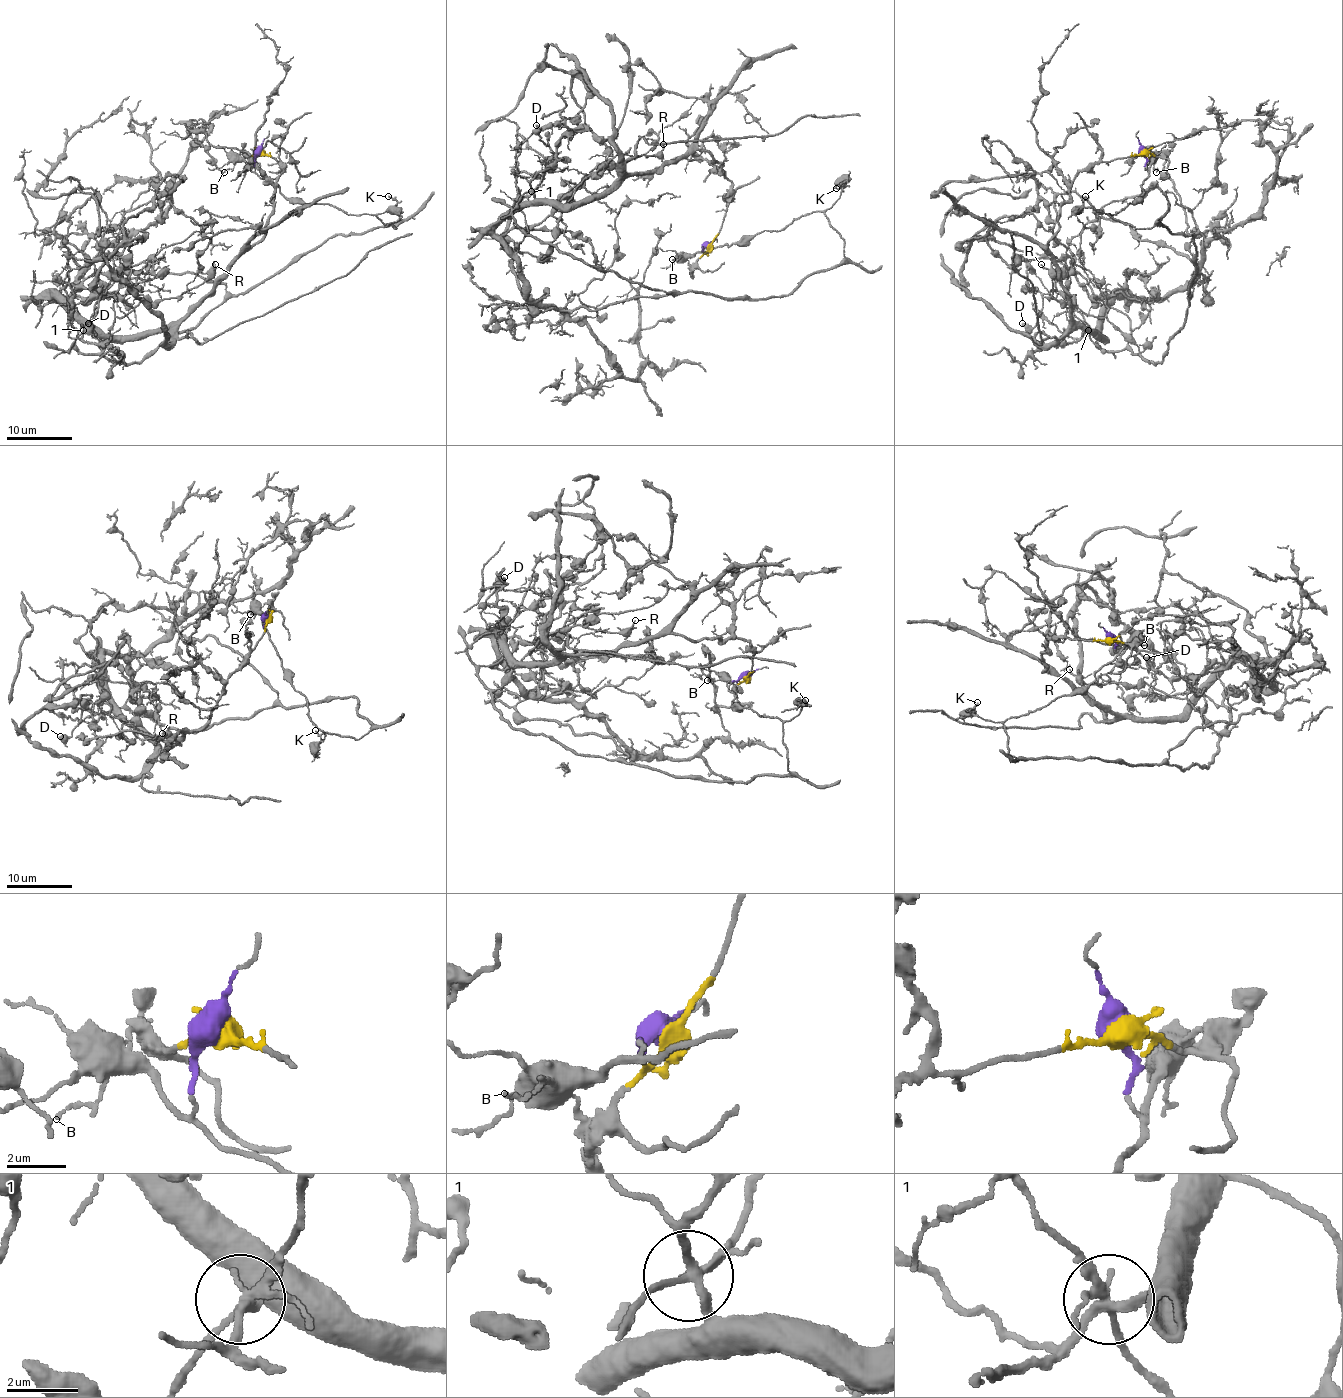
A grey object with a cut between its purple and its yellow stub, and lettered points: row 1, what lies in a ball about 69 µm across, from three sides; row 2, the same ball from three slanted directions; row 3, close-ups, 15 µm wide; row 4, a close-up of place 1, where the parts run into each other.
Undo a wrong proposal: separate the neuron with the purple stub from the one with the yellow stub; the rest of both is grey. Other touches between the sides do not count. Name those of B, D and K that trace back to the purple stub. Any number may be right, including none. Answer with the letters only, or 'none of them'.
B, D, K

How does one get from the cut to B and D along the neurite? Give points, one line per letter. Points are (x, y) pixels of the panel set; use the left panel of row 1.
B: (260, 152), (253, 171), (243, 161), (238, 161), (223, 172)
D: (260, 152), (256, 174), (289, 199), (397, 227), (329, 237), (139, 362), (65, 350), (106, 289), (88, 322)

